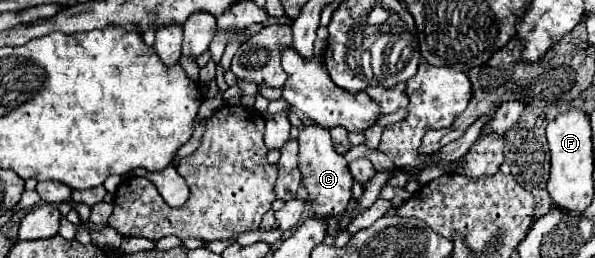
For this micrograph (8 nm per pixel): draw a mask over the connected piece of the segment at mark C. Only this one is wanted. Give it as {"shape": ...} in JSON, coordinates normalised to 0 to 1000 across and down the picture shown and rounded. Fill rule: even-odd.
{"shape":[[[508,484],[501,523],[501,655],[508,671],[508,717],[518,748],[521,802],[531,833],[551,841],[551,833],[571,833],[585,779],[592,771],[592,709],[595,686],[588,686],[585,632],[575,601],[565,593],[555,508],[541,500],[541,484]]]}

